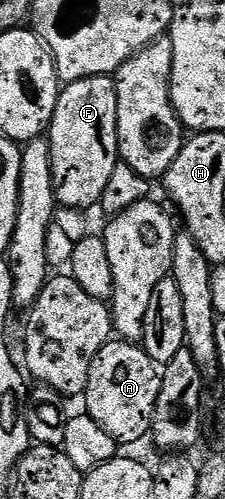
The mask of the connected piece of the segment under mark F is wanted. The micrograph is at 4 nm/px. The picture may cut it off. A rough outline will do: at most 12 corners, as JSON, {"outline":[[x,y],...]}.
{"outline":[[111,76],[59,93],[55,199],[88,210],[121,163]]}

